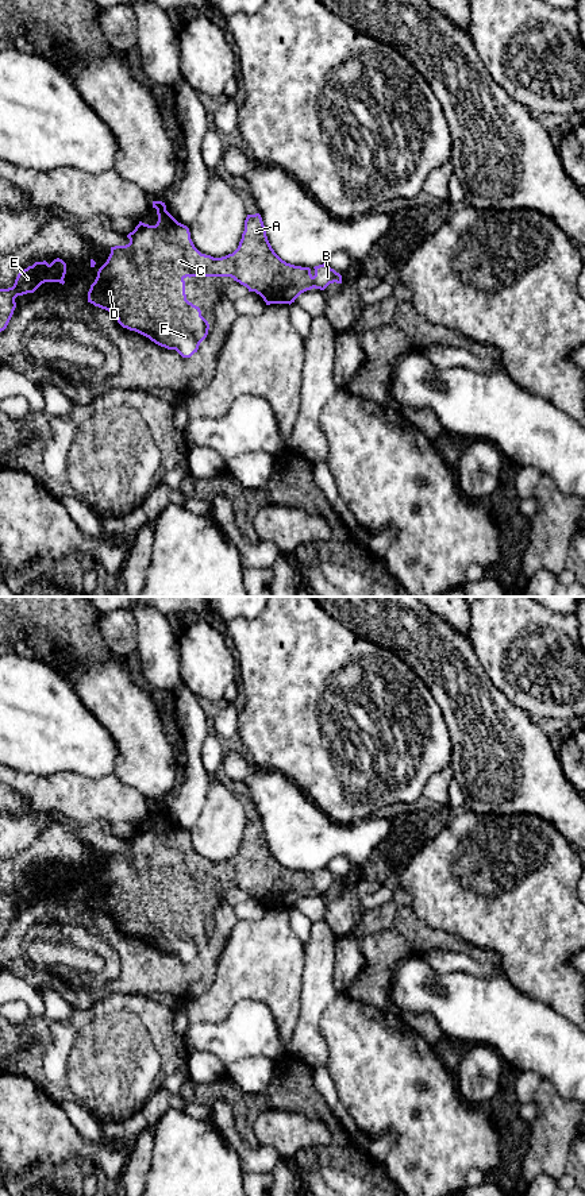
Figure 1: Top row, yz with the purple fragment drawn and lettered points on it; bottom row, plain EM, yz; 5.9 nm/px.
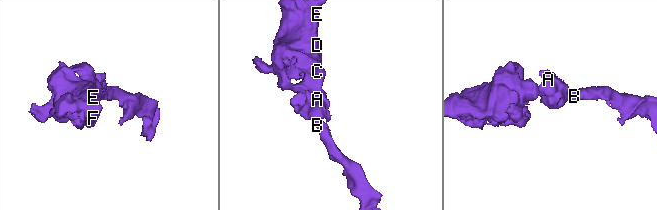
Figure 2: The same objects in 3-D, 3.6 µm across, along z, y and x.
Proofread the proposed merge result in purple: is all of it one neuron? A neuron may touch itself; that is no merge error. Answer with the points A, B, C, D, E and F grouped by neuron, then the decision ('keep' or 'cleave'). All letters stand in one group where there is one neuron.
groups A B C D E F; keep

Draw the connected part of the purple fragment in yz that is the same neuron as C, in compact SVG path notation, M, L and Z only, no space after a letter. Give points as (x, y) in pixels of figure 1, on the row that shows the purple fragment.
M153 201L158 221L149 225L142 221L127 235L130 243L111 247L107 262L99 269L88 292L88 302L111 312L118 323L130 331L149 337L155 344L176 350L182 358L197 352L207 337L209 324L199 306L186 300L186 277L231 277L259 294L266 305L292 304L304 292L324 290L330 283L342 283L342 275L327 263L309 267L295 266L282 261L272 248L259 213L247 215L238 248L226 256L213 258L201 254L190 239L189 228L178 223L162 201Z

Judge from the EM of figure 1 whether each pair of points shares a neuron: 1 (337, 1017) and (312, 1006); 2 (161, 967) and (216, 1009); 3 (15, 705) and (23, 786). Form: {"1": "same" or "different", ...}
{"1": "different", "2": "different", "3": "different"}

